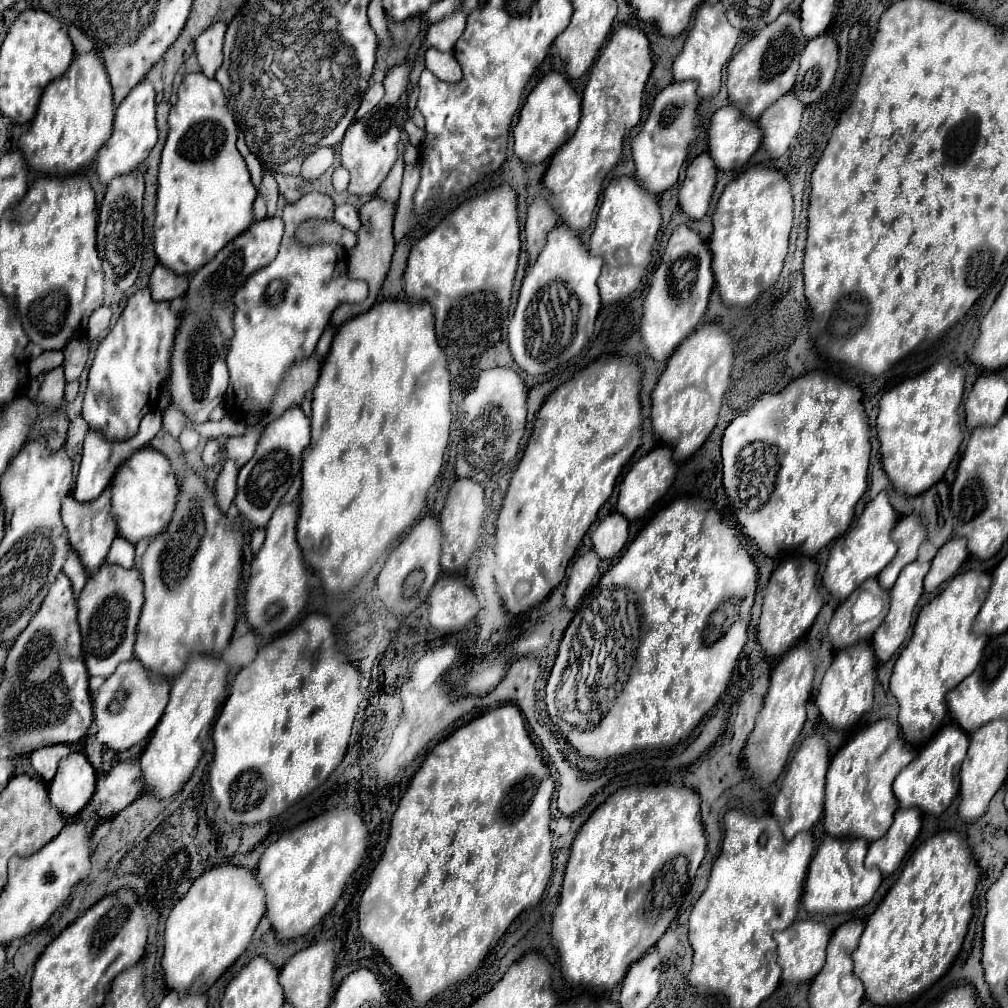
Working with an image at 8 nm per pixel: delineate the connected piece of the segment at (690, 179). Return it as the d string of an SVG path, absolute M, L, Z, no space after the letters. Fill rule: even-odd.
M701 153L689 163L683 185L679 189L679 207L691 219L705 217L715 189L715 177L717 177L717 167L709 153Z

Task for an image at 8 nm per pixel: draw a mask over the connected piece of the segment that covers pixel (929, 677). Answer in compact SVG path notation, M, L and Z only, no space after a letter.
M965 571L953 577L933 601L921 607L913 637L895 661L889 681L889 689L899 703L899 725L907 743L923 745L935 735L947 713L945 695L977 669L987 637L975 635L973 623L989 587L989 573Z

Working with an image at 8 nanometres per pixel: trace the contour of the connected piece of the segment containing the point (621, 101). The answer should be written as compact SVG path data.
M627 23L613 29L597 63L591 67L583 91L583 111L575 135L553 155L543 177L543 185L553 193L553 205L561 213L561 223L573 231L585 231L593 219L605 175L617 165L625 135L641 119L641 99L647 77L653 69L651 45L643 29Z

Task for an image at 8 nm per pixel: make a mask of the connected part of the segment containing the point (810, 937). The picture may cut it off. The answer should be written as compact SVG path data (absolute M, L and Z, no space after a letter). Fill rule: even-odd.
M807 919L807 921L797 921L793 923L789 929L775 933L775 941L777 941L777 963L783 969L781 979L789 981L789 983L807 983L811 981L821 967L825 965L825 947L829 943L831 931L825 927L823 921L815 921L815 919Z

